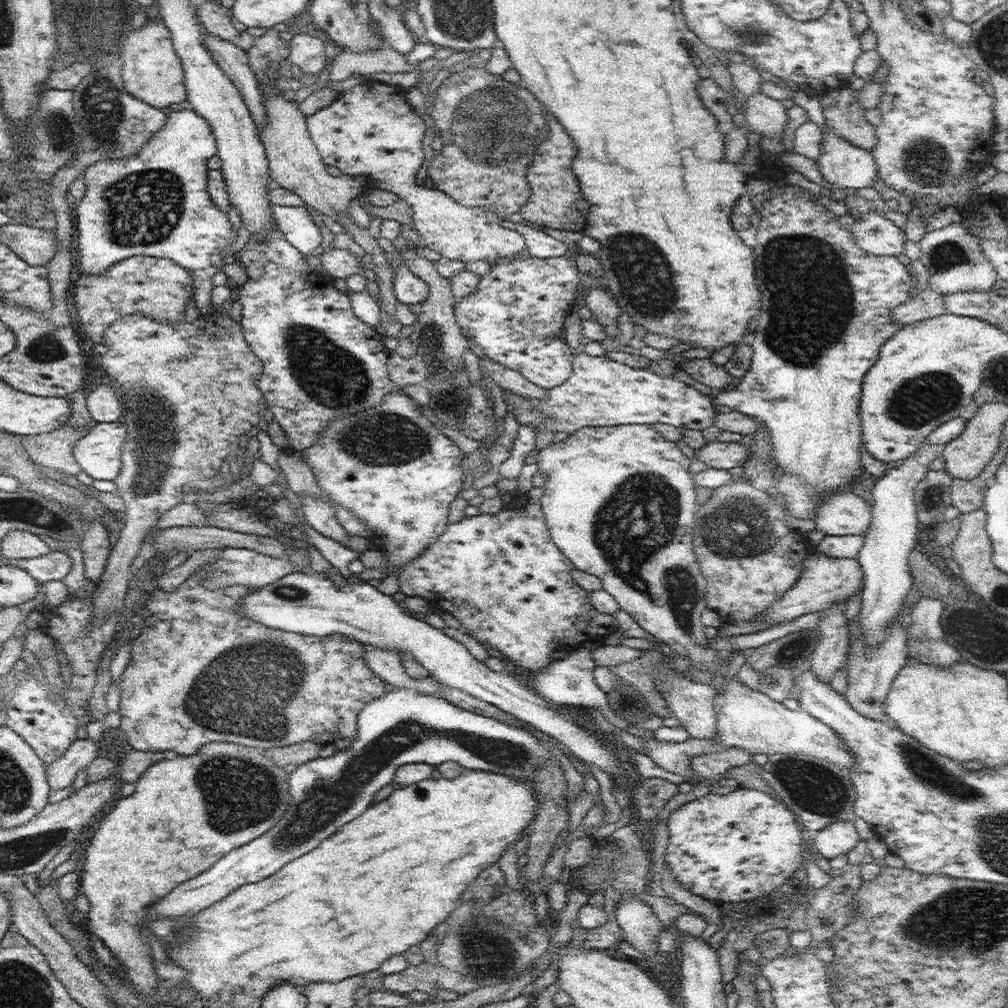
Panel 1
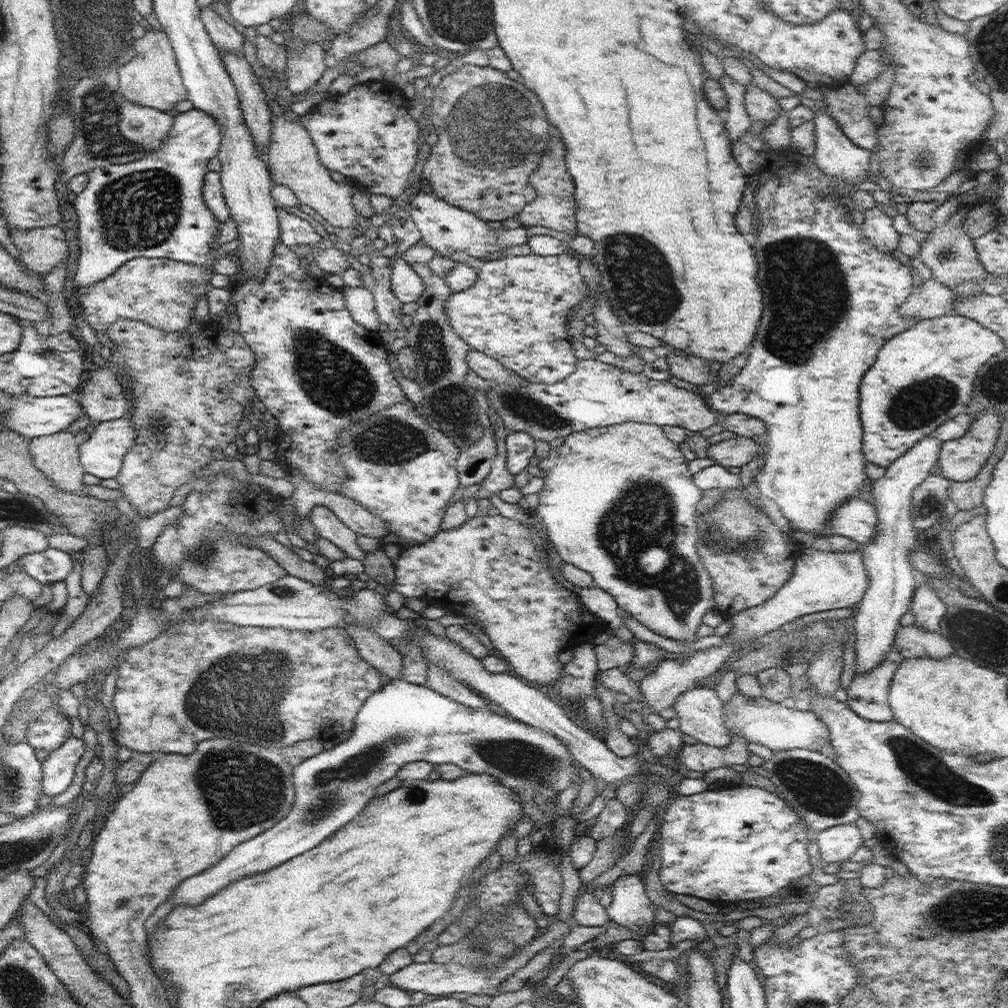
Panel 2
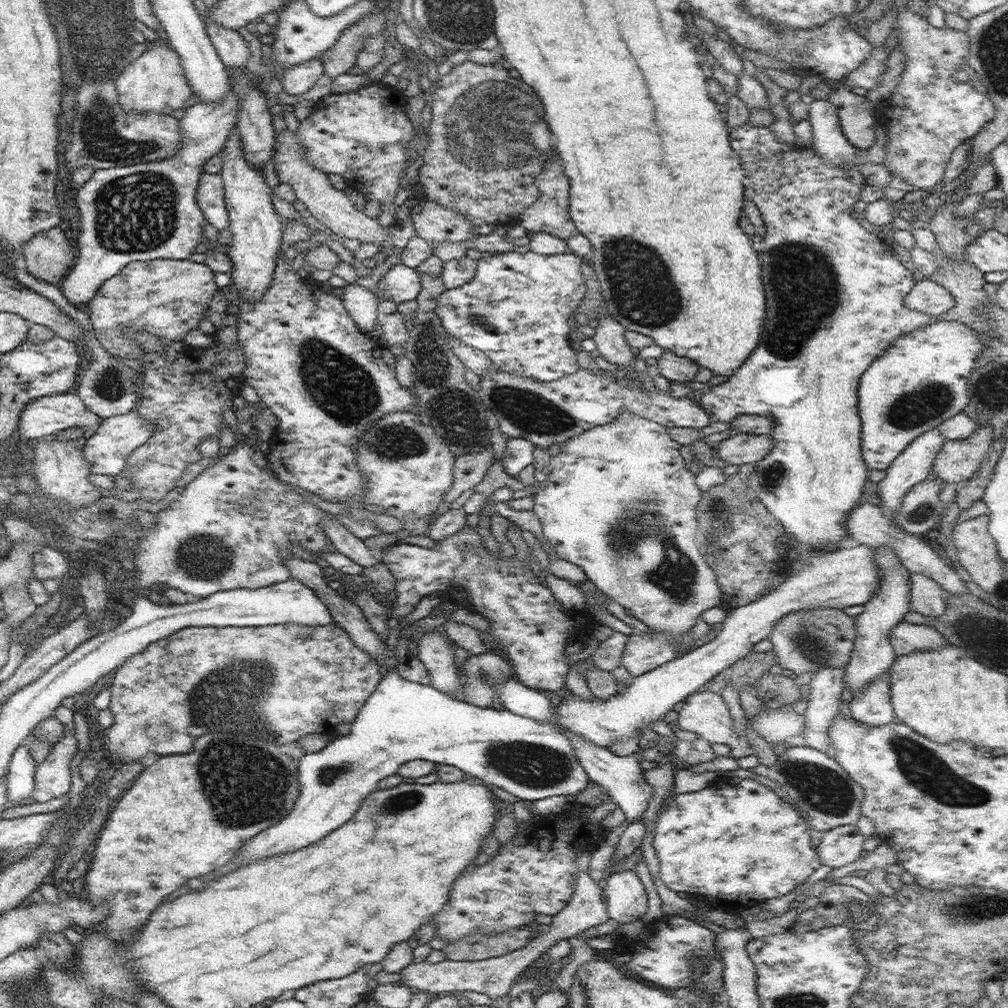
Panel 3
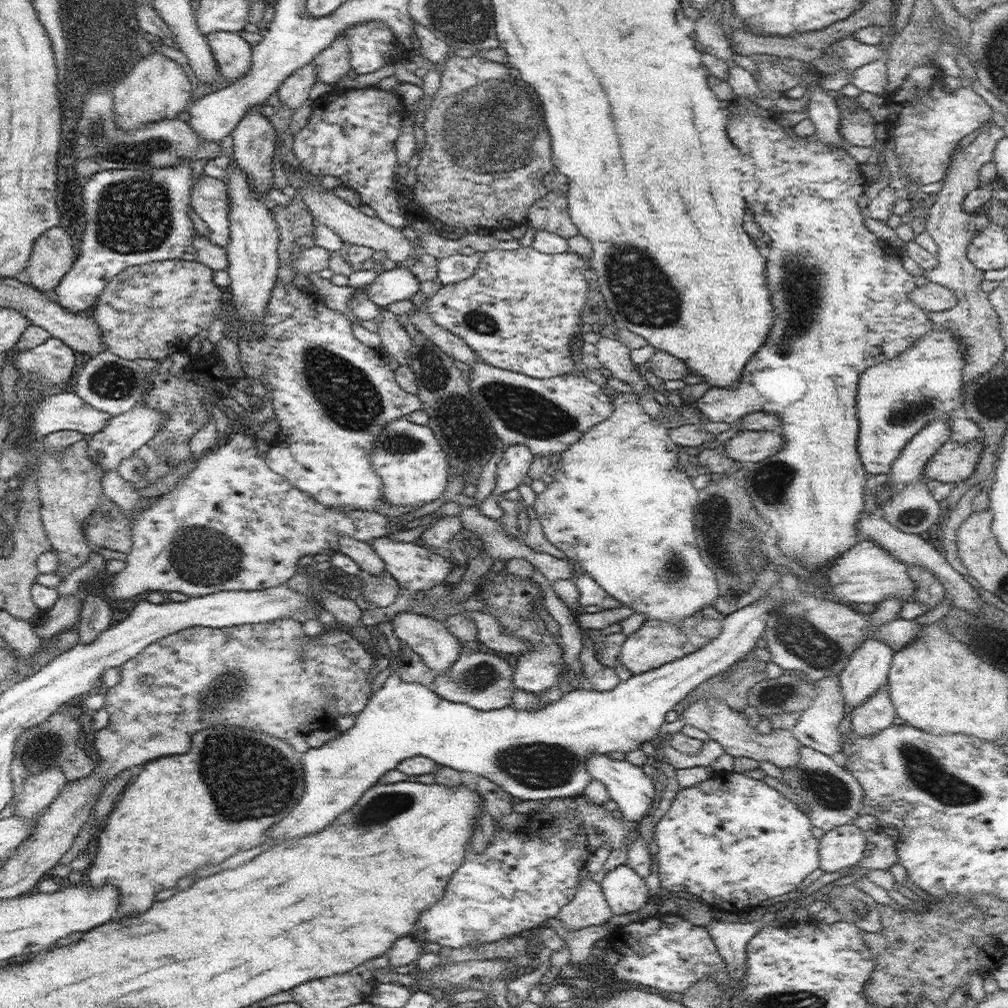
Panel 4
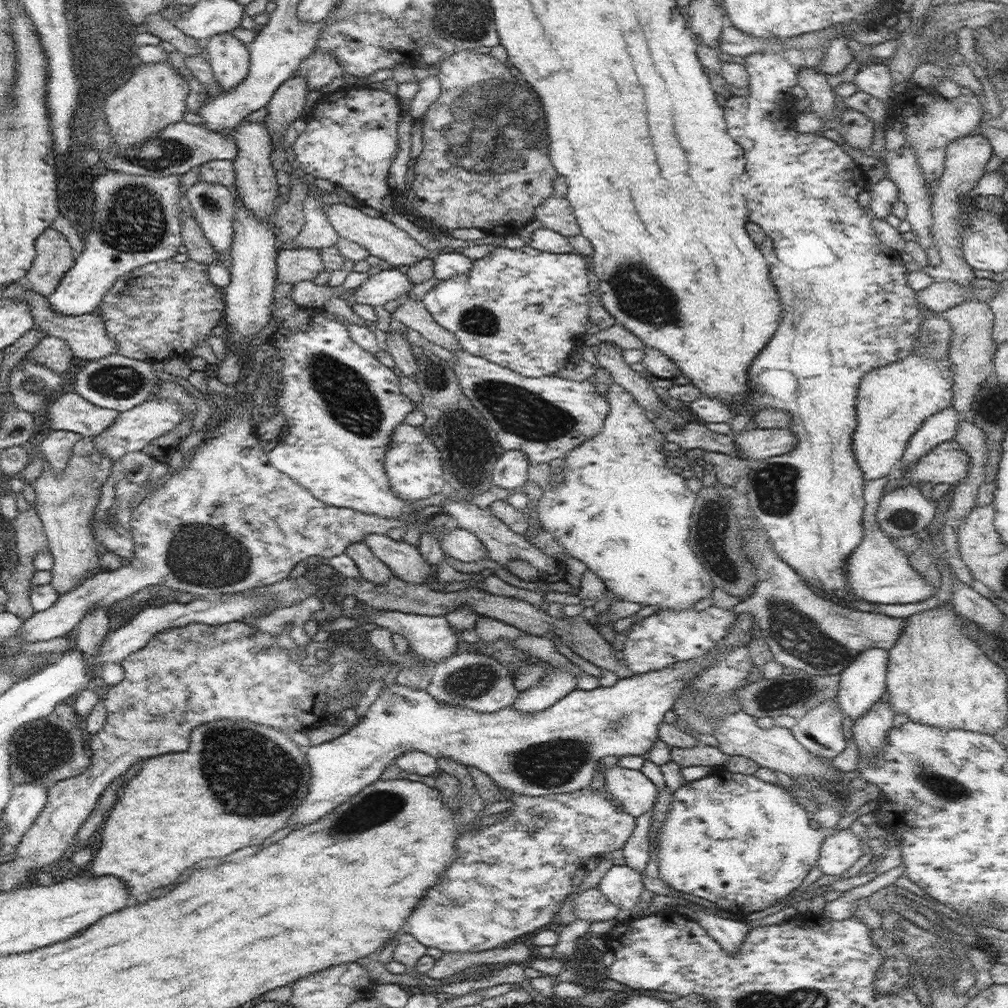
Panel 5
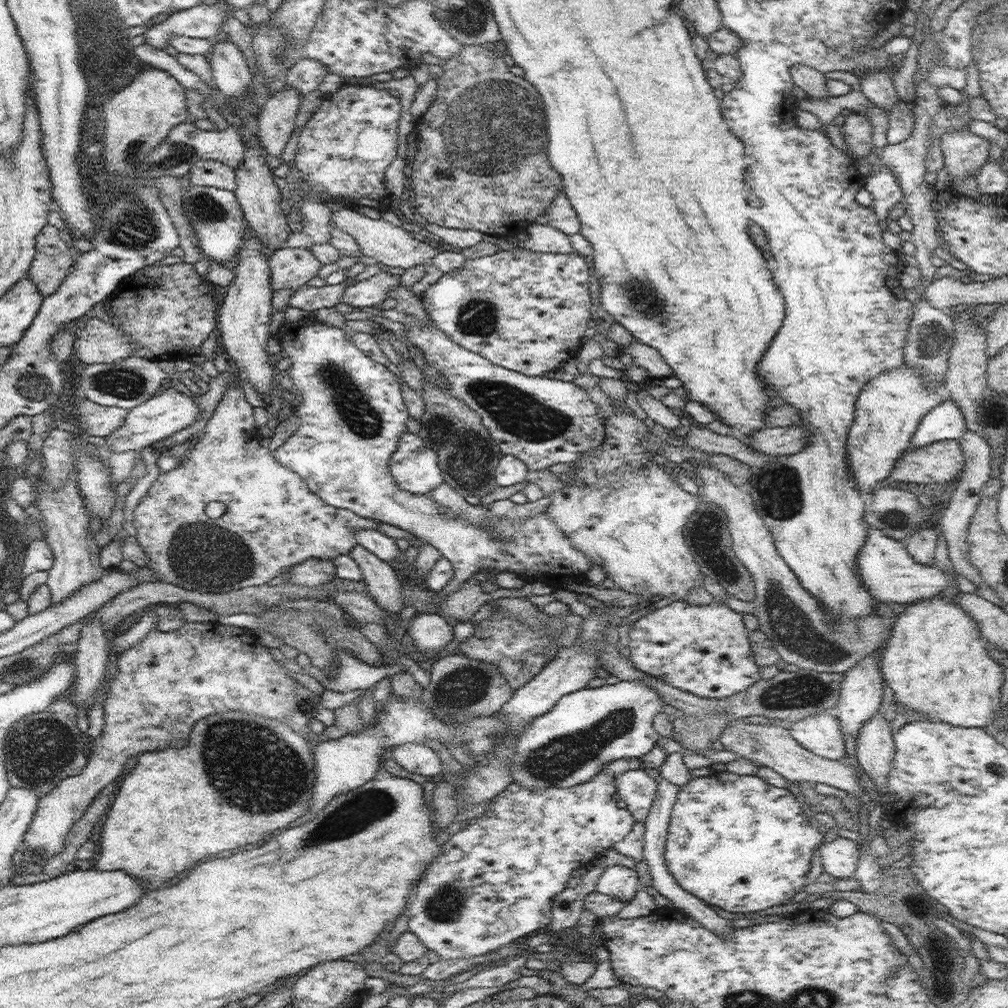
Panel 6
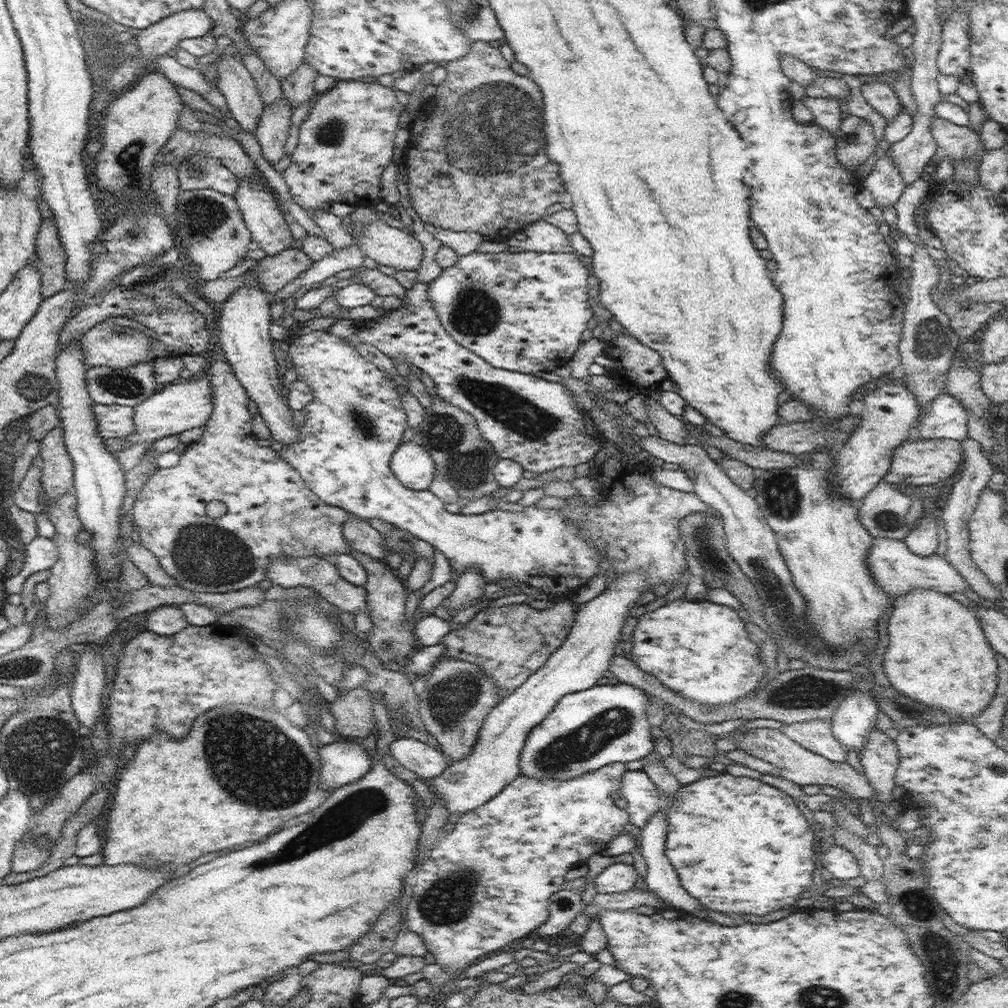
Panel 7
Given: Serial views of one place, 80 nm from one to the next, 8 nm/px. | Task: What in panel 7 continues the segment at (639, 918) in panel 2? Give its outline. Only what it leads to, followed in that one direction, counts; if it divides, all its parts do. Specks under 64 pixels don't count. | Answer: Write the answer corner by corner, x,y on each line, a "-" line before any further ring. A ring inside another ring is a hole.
615,863
595,880
598,893
624,893
634,889
639,875
633,866

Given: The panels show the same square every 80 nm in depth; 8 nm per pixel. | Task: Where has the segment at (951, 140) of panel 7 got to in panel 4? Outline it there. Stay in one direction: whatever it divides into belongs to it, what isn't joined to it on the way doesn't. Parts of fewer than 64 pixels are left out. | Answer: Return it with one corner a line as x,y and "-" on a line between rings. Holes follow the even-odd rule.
992,122
992,127
984,129
981,134
972,141
972,144
962,149
956,149
955,152
952,152
951,162
948,167
945,176
945,183
942,185
942,188
937,194
929,199
928,206
928,216
926,221
925,230
932,236
938,245
938,264
934,269
925,272
924,275
929,279
930,282
935,282
941,285
946,286
950,290
954,291
954,294
957,296
958,302
956,306
949,308
948,310
942,312
930,312
927,311
930,320
933,320
935,326
942,326
945,329
952,331
962,342
963,342
963,351
965,352
962,355
964,361
966,361
966,367
964,367
964,372
962,372
962,396
964,397
964,388
968,386
974,379
978,378
980,374
986,374
988,370
992,370
998,361
1002,360
1002,356
1005,353
1005,347
1007,346
1007,340
1001,335
1001,328
999,327
999,316
994,310
992,303
989,299
989,293
982,290
982,282
984,282
983,270
980,270
972,261
967,257
967,246
970,244
970,241
977,235
977,230
968,230
968,224
973,223
973,215
964,212
963,209
963,200
966,198
966,195
973,190
978,189
979,185
979,172
982,166
986,162
993,160
993,154
997,144
1006,136
1004,130

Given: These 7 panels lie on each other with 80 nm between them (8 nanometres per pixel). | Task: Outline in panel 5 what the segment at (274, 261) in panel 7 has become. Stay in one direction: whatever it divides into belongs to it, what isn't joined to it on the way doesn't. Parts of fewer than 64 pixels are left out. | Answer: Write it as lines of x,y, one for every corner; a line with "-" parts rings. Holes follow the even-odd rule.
283,248
277,253
277,281
296,284
302,280
313,280
326,270
321,249

